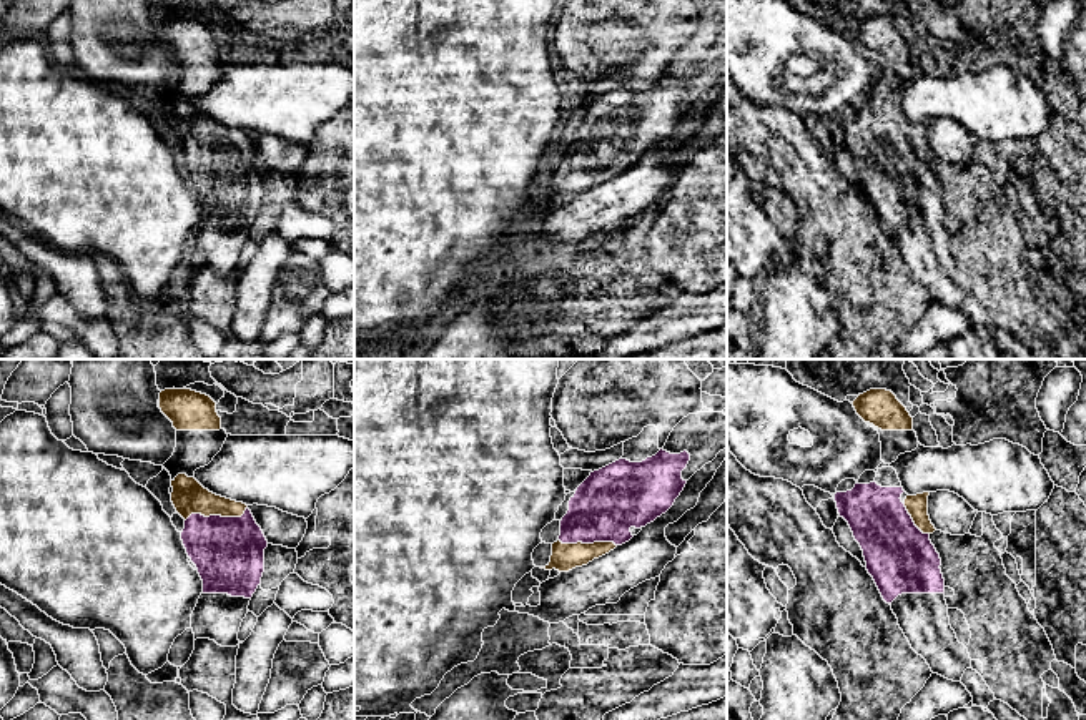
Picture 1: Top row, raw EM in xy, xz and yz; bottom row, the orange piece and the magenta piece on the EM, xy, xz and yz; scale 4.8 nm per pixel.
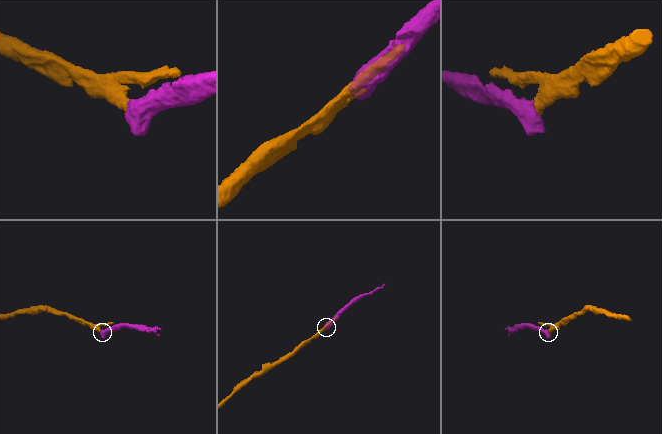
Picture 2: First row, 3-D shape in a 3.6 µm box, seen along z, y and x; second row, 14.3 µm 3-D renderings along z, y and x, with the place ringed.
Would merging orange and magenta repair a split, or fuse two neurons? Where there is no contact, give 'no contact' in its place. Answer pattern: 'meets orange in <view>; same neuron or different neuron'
meets orange in xy; same neuron

